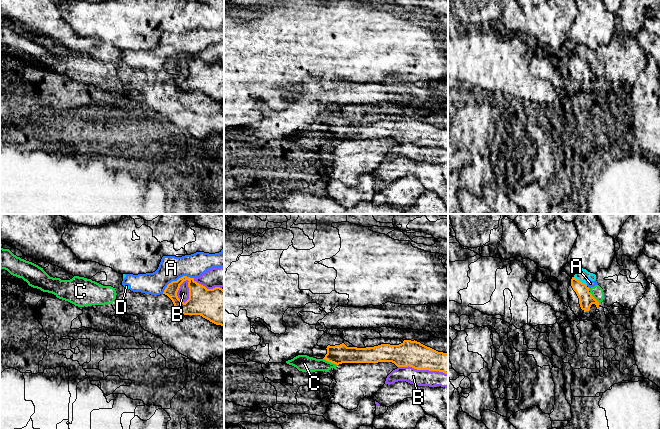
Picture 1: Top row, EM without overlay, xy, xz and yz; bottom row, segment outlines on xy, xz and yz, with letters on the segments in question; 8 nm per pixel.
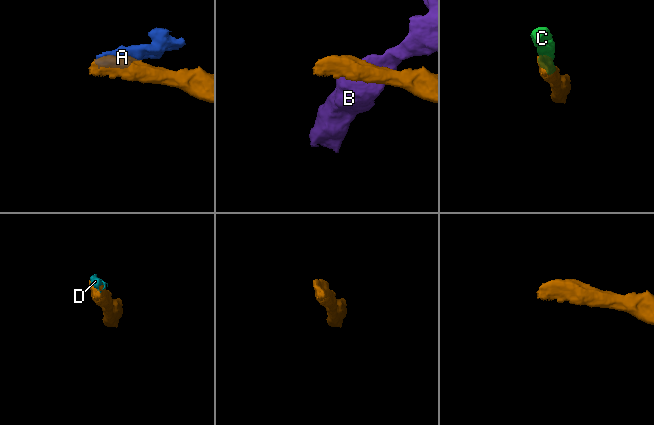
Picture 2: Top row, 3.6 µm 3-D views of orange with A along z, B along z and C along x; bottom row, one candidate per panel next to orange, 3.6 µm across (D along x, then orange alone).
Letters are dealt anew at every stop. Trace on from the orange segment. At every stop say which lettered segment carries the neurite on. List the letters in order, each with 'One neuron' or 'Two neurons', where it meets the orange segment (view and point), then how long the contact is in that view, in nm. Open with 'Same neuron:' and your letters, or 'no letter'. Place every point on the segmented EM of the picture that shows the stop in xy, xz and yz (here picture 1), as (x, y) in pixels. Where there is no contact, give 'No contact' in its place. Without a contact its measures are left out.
Same neuron: no letter
A: Two neurons. Touches orange at xy (177, 280). Shared border 280 nm
B: Two neurons. Touches orange at xz (423, 369). Shared border 400 nm
C: Two neurons. Touches orange at xz (330, 361). Shared border 130 nm
D: Two neurons. Touches orange at yz (579, 281). Shared border 130 nm

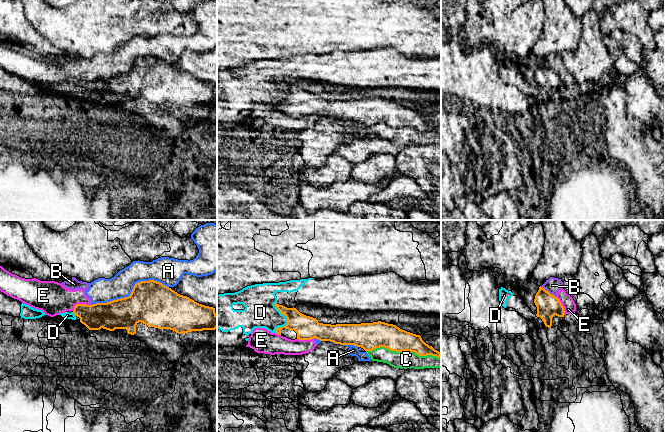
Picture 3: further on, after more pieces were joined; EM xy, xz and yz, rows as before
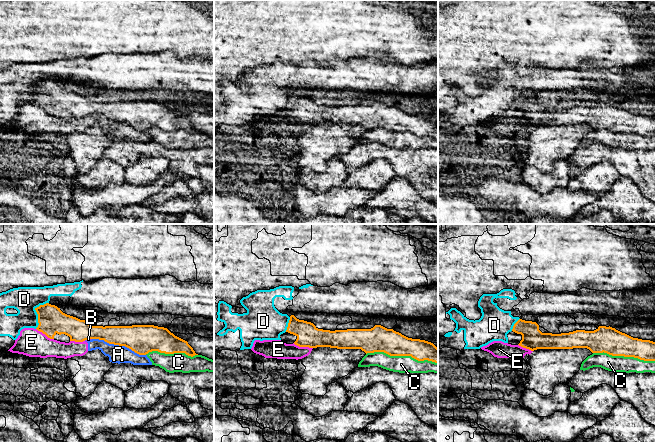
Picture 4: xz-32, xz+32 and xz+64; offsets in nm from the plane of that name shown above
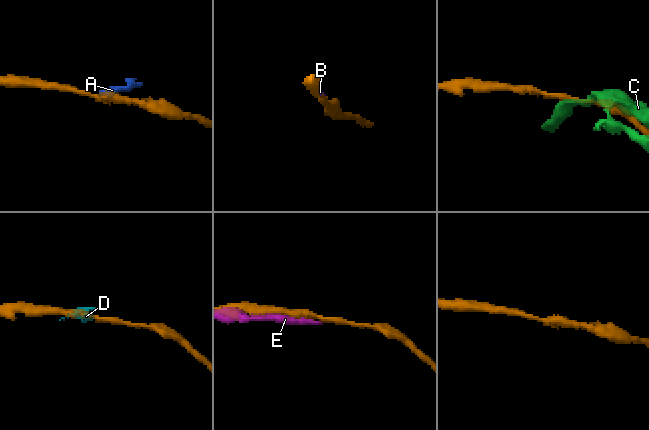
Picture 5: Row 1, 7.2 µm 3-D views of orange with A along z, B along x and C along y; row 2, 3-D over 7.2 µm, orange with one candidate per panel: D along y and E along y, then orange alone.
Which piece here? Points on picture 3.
Same neuron: no letter
A: Two neurons. Touches orange at xy (132, 291). Shared border 650 nm
B: Two neurons. Touches orange at yz (547, 291). Shared border 160 nm
C: Two neurons. Touches orange at xz (403, 350). Shared border 600 nm
D: Two neurons. Touches orange at xz (287, 319). Shared border 240 nm
E: Two neurons. Touches orange at xy (79, 304). Shared border 140 nm

